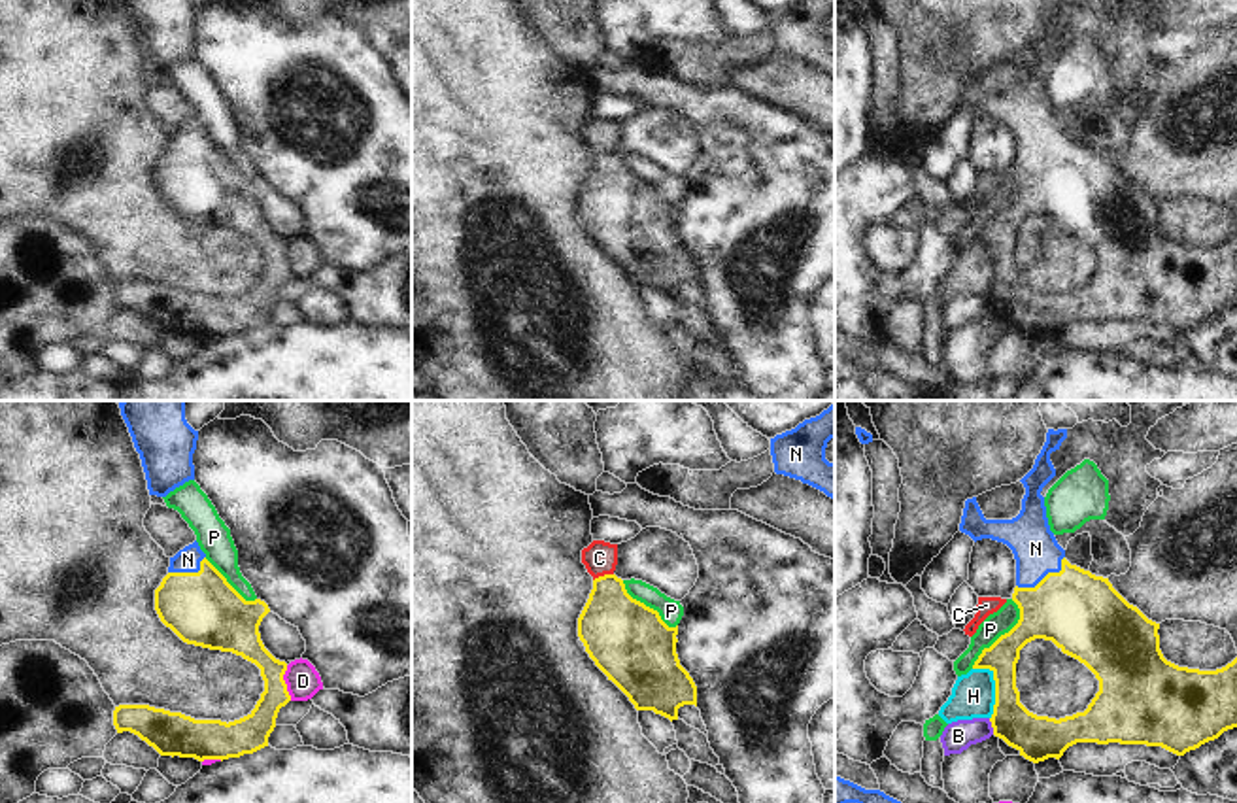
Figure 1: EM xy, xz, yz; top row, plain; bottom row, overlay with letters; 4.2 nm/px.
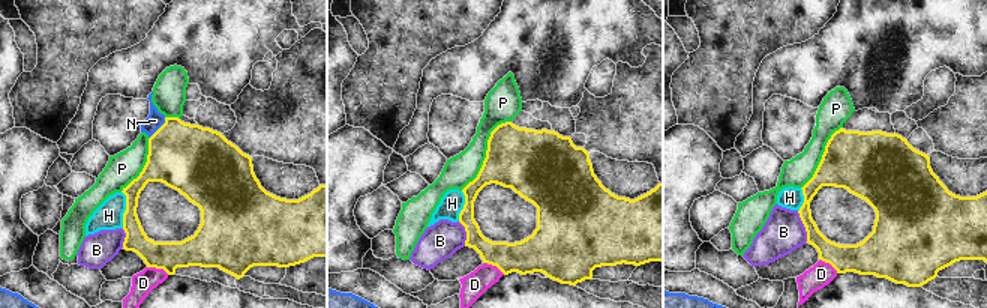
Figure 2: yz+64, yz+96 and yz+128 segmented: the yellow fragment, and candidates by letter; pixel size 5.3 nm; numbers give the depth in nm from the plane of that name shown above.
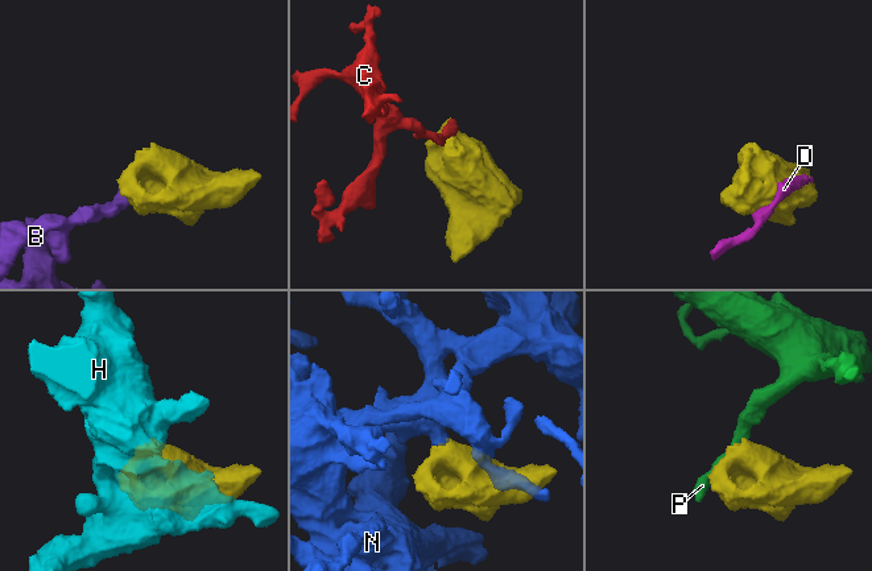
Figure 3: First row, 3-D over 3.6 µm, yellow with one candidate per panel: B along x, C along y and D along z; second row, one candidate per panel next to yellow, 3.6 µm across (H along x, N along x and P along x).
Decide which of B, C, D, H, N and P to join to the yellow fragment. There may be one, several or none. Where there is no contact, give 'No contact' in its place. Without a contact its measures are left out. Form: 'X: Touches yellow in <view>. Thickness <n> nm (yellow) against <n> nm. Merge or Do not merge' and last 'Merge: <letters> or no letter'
B: Touches yellow in yz. Thickness 190 nm (yellow) against 130 nm. Do not merge
C: Touches yellow in xz. Thickness 320 nm (yellow) against 140 nm. Do not merge
D: Touches yellow in xy. Thickness 150 nm (yellow) against 150 nm. Do not merge
H: Touches yellow in yz. Thickness 170 nm (yellow) against 190 nm. Do not merge
N: Touches yellow in yz. Thickness 340 nm (yellow) against 190 nm. Merge
P: Touches yellow in yz. Thickness 260 nm (yellow) against 100 nm. Do not merge
Merge: N

